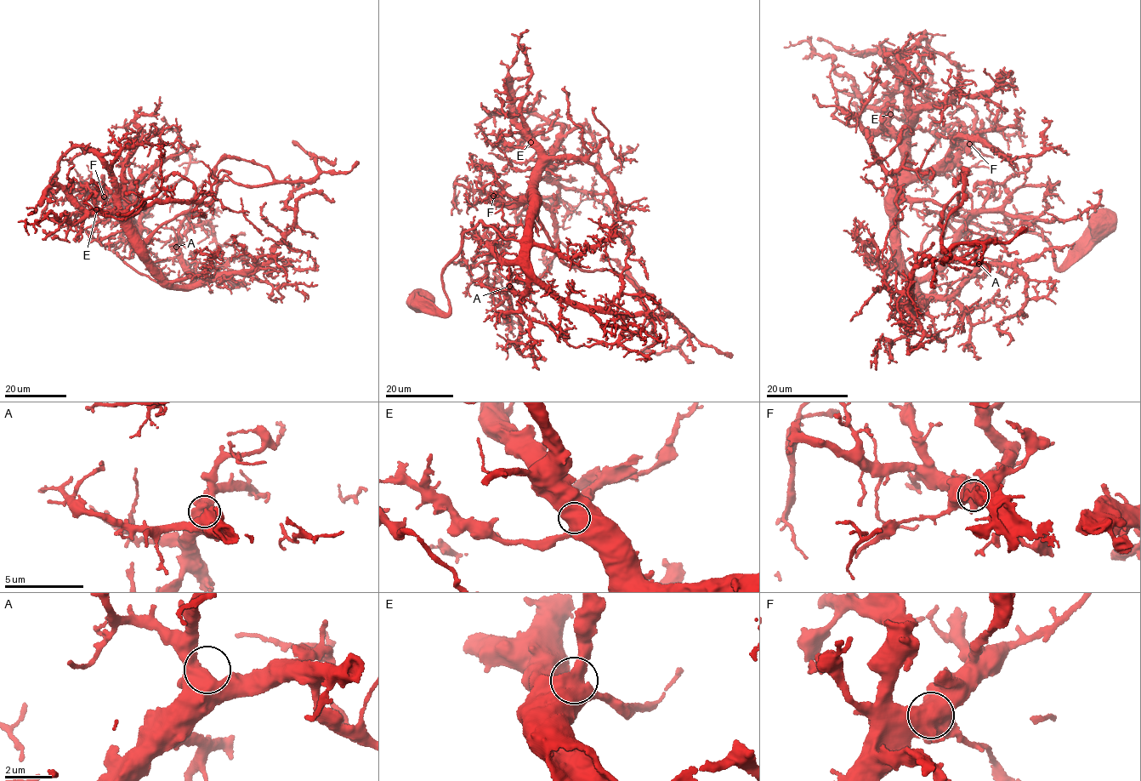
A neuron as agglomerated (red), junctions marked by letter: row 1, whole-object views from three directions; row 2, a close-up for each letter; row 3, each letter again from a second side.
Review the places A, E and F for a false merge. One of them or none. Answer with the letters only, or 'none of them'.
none of them

